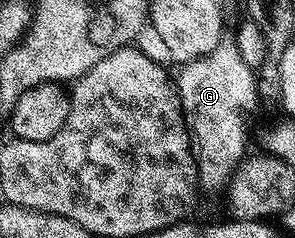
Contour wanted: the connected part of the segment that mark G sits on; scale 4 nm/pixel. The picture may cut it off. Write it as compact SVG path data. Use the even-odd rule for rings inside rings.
M220 43L196 58L180 71L179 77L177 73L179 100L183 102L187 126L197 146L199 184L204 190L222 190L248 152L247 117L243 112L255 105L257 73L241 59L235 43Z

